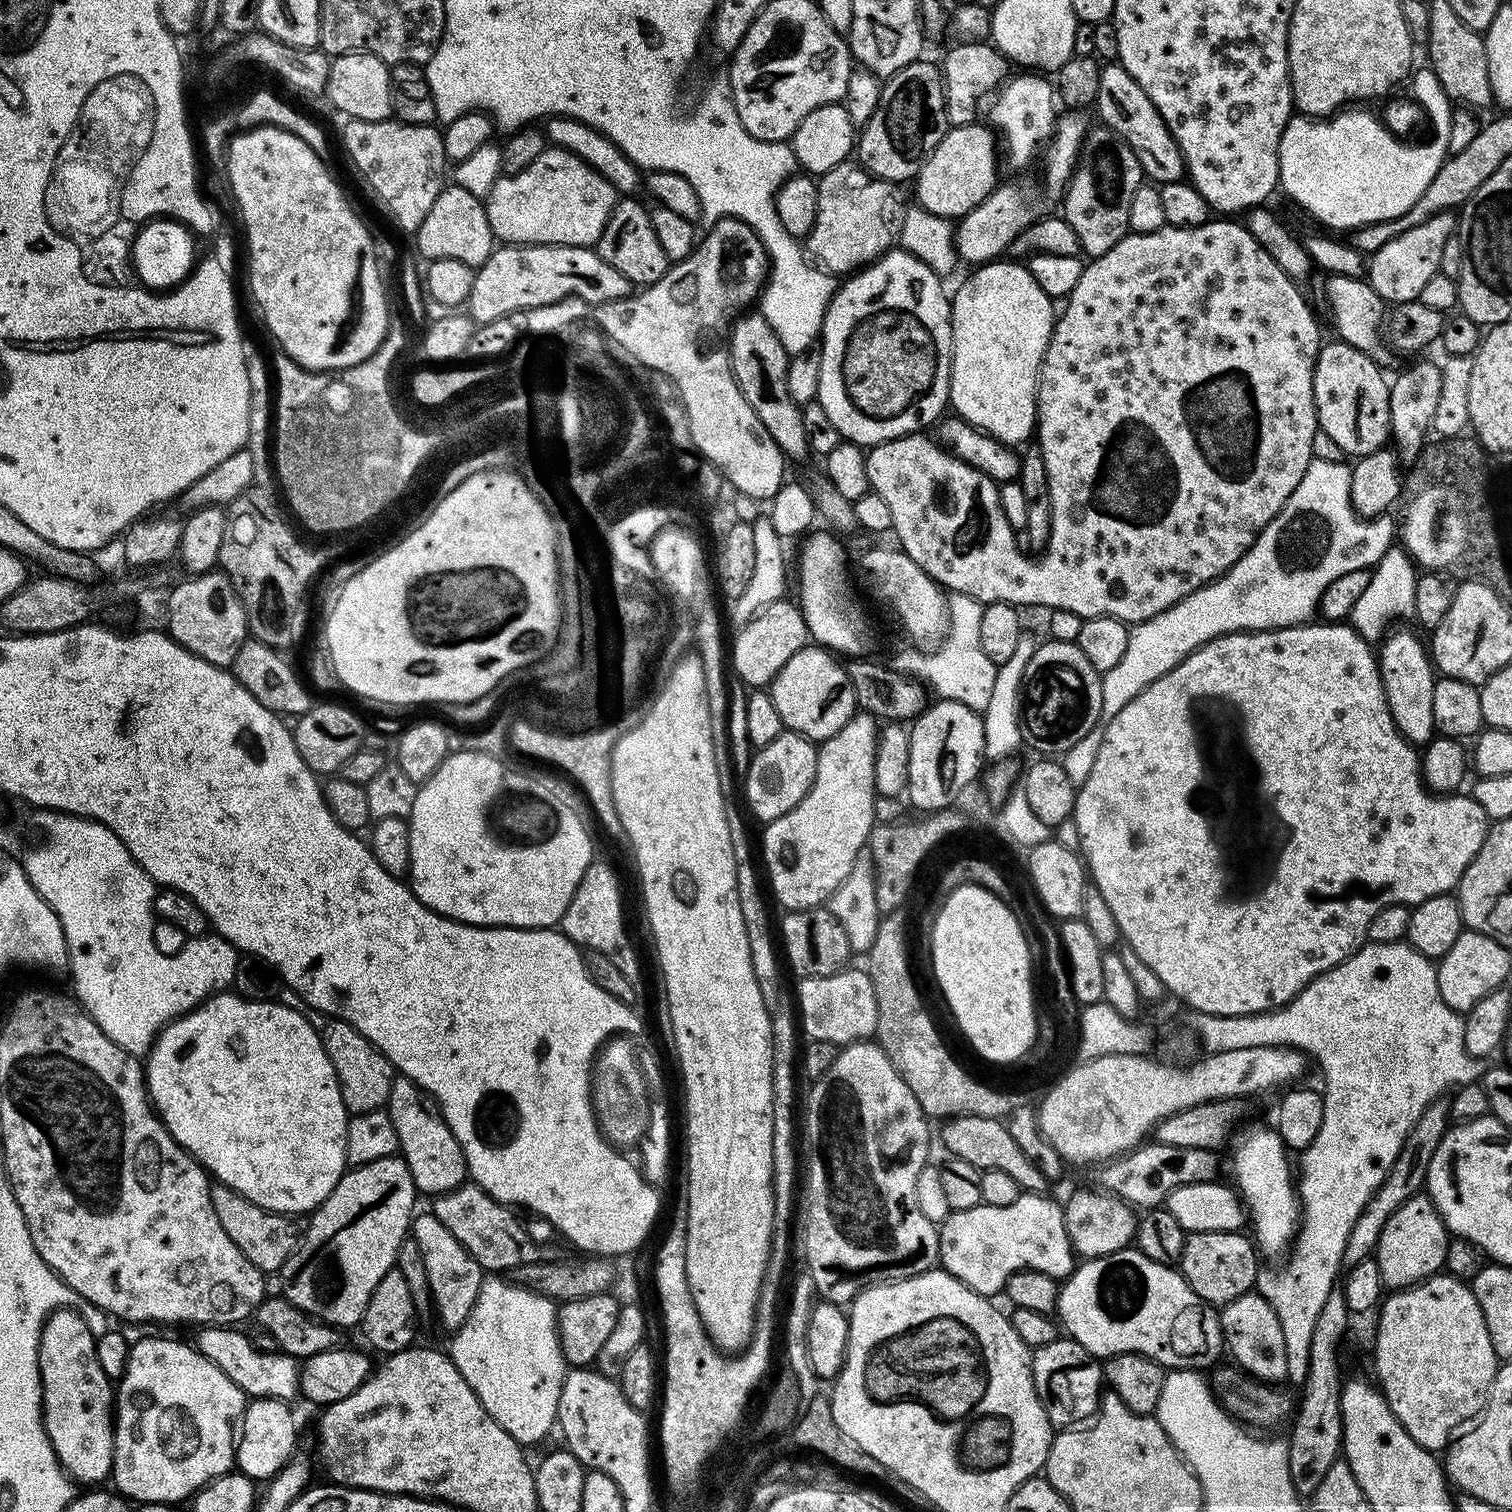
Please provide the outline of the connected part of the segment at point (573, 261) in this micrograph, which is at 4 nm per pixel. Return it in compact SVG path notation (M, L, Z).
M514 244L511 246L497 247L486 263L475 269L476 277L474 286L470 290L466 301L467 315L477 325L488 324L503 316L509 316L511 312L526 310L534 306L546 306L567 296L582 298L590 306L608 304L611 300L623 300L633 291L634 285L618 272L610 262L606 262L600 253L591 247L579 248L573 244Z

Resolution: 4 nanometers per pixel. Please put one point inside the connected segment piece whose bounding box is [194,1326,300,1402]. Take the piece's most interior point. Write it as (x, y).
(273, 1375)

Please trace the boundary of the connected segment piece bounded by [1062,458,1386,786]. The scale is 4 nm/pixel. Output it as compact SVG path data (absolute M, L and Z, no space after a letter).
M1313 459L1312 465L1306 470L1306 474L1302 474L1302 482L1298 482L1298 490L1294 490L1294 494L1290 494L1290 498L1286 502L1286 506L1282 506L1282 510L1271 522L1269 522L1263 530L1258 534L1258 538L1246 550L1246 554L1242 554L1242 558L1238 558L1238 562L1234 562L1234 566L1230 566L1230 570L1223 572L1216 580L1212 580L1206 586L1202 586L1198 590L1194 590L1194 594L1190 594L1186 598L1182 598L1172 608L1162 610L1162 614L1158 614L1149 620L1141 620L1139 624L1131 625L1128 633L1128 641L1126 642L1126 654L1122 654L1122 662L1118 662L1111 670L1106 670L1101 675L1102 682L1102 714L1100 715L1100 723L1094 726L1094 730L1090 730L1090 734L1086 734L1086 738L1081 738L1077 744L1070 746L1070 750L1066 750L1062 757L1062 763L1066 770L1066 778L1070 778L1070 782L1077 786L1084 784L1086 778L1090 778L1090 770L1094 767L1094 761L1098 758L1098 750L1102 746L1102 738L1104 737L1104 725L1109 724L1114 718L1114 714L1119 714L1122 706L1126 706L1134 697L1142 690L1146 690L1146 686L1150 686L1158 678L1162 678L1170 670L1174 670L1174 666L1178 666L1191 652L1198 650L1204 644L1209 644L1214 638L1219 636L1229 636L1232 632L1270 632L1274 628L1295 628L1298 624L1307 624L1317 615L1320 607L1320 599L1326 590L1326 586L1330 586L1330 582L1334 582L1334 578L1342 578L1342 574L1350 574L1350 570L1362 570L1363 568L1371 569L1377 560L1380 560L1386 551L1386 543L1380 536L1352 536L1352 520L1354 521L1354 513L1352 511L1352 499L1350 498L1350 478L1352 477L1352 469L1346 463L1339 464L1336 460L1320 460Z

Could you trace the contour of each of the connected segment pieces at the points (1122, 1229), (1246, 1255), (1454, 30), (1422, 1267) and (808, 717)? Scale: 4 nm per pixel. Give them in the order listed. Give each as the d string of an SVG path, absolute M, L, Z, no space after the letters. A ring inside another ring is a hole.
M1080 1188L1077 1192L1070 1193L1068 1201L1063 1201L1062 1204L1066 1234L1070 1234L1075 1255L1084 1260L1102 1258L1106 1254L1114 1254L1120 1248L1129 1247L1130 1241L1136 1235L1138 1219L1137 1213L1123 1200L1119 1200L1111 1192L1092 1188Z
M1189 1232L1184 1238L1178 1271L1186 1278L1190 1290L1207 1304L1223 1306L1242 1298L1256 1287L1262 1264L1256 1261L1258 1249L1251 1239L1238 1232Z
M1447 10L1429 11L1428 14L1428 60L1430 71L1438 78L1449 101L1469 104L1472 108L1484 108L1493 103L1490 78L1486 70L1486 46L1483 35L1475 32L1458 14Z
M1427 1194L1412 1196L1402 1202L1402 1206L1398 1206L1394 1214L1390 1214L1390 1222L1382 1226L1382 1234L1374 1253L1378 1270L1382 1270L1385 1289L1410 1288L1437 1275L1444 1268L1449 1239L1448 1227Z
M806 646L798 650L798 654L794 654L794 658L790 658L786 666L782 666L782 670L778 670L770 685L770 695L787 731L796 732L813 742L823 742L838 734L838 730L842 730L842 726L846 726L846 722L850 722L857 715L854 686L848 677L847 667L835 659L839 660L823 646Z

